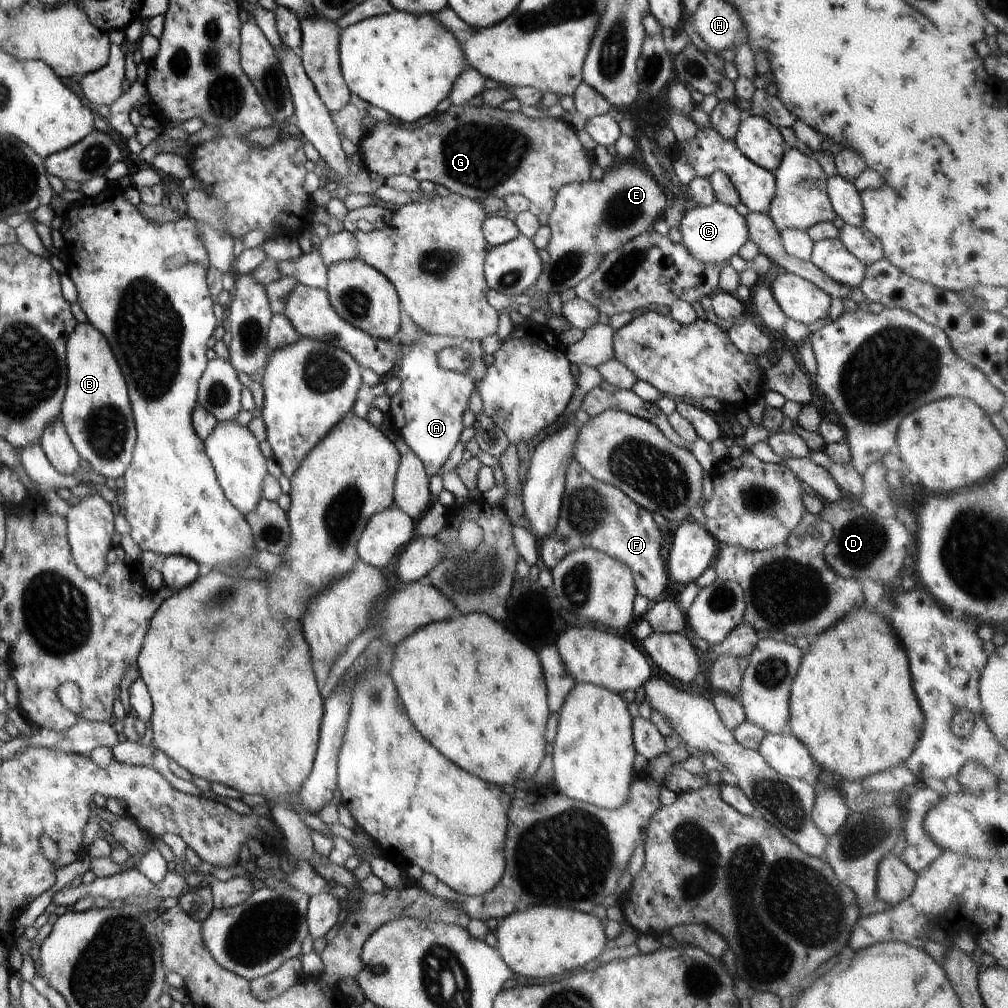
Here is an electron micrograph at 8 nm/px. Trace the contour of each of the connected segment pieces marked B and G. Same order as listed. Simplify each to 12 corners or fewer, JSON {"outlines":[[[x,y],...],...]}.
{"outlines":[[[92,324],[67,341],[60,422],[109,481],[133,460],[120,364]],[[451,104],[379,121],[366,169],[549,216],[592,153],[561,118]]]}

